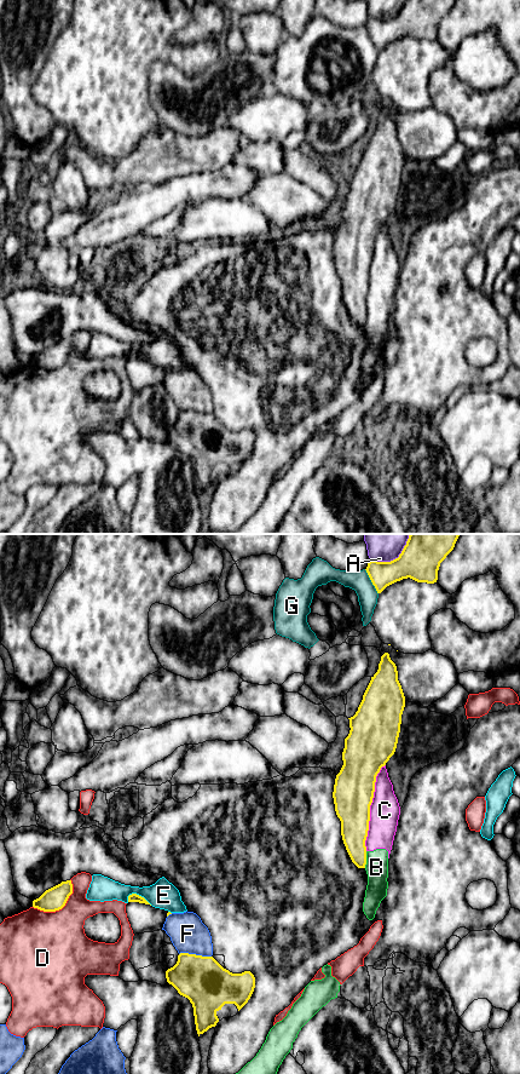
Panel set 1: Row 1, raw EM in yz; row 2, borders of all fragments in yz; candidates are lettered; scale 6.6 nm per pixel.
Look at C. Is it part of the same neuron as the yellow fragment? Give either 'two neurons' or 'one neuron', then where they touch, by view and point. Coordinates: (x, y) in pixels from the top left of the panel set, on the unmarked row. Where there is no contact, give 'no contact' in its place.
two neurons; meets yellow in yz at (369, 265)

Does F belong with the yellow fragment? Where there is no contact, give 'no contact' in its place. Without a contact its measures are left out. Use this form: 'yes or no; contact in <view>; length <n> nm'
yes; contact in yz; length 220 nm

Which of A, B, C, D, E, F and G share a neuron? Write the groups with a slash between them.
A / B C / D / E / F / G

